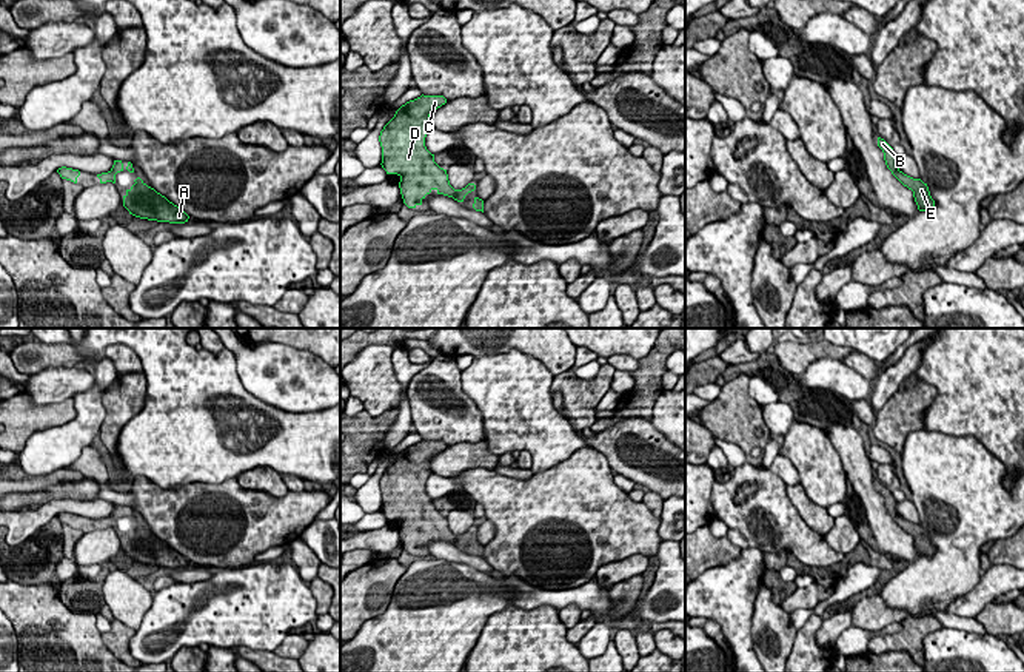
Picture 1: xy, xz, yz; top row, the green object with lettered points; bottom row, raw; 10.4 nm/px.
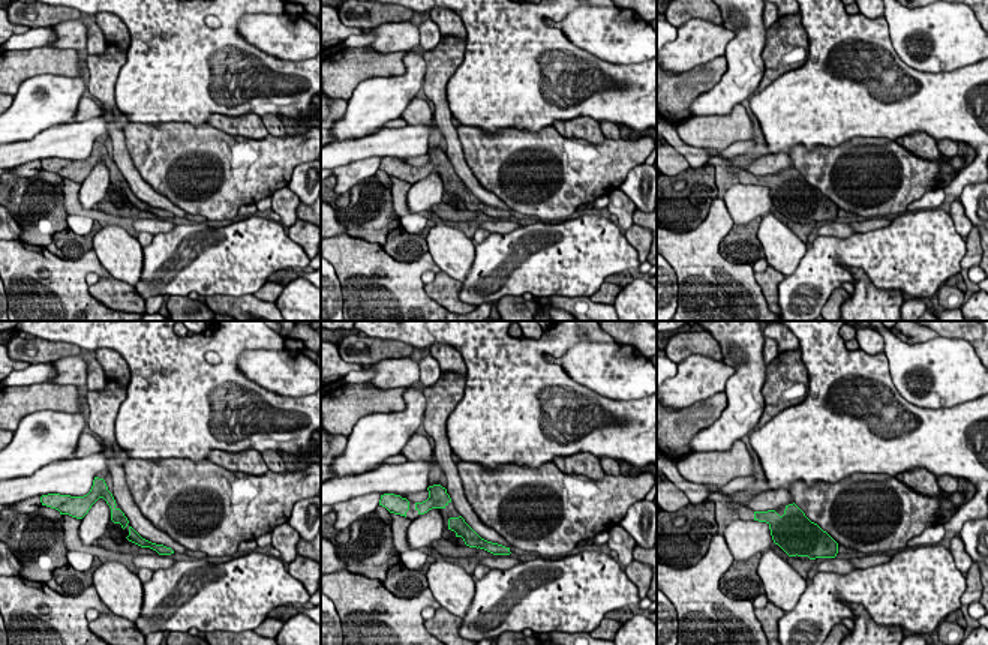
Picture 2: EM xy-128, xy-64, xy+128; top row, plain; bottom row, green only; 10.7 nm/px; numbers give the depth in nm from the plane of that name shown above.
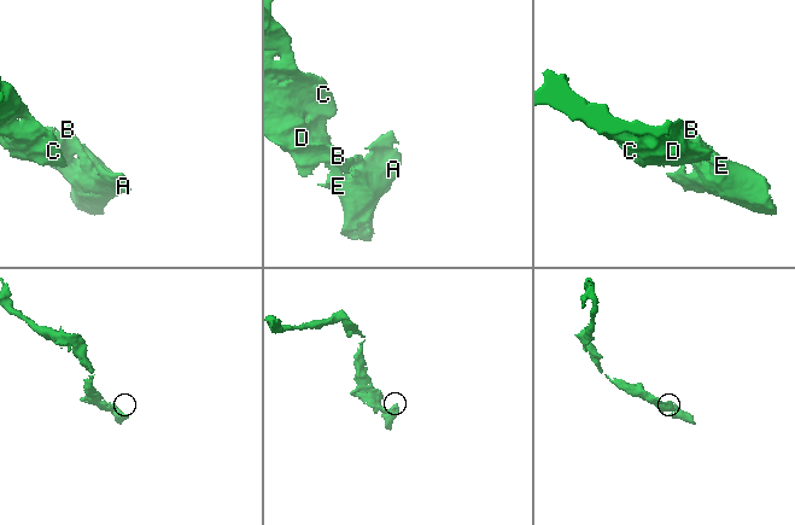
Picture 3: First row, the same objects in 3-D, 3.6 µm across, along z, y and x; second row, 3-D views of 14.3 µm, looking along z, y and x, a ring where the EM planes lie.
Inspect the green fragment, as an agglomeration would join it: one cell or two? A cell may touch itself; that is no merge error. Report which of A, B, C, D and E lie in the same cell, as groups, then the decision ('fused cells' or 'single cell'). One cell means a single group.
A B C D E; single cell

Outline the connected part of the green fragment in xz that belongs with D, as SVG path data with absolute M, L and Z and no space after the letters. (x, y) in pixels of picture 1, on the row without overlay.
M422 439L402 450L380 476L380 510L387 519L400 522L399 533L408 553L422 550L425 541L433 535L457 547L463 547L465 541L476 535L474 529L454 535L447 515L434 507L434 499L425 492L425 482L433 475L430 459L445 449L443 441Z

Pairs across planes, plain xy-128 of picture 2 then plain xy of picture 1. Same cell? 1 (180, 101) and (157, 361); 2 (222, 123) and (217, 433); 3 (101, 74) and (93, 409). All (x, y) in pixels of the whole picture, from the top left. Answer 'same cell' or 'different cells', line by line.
1: same cell
2: different cells
3: different cells

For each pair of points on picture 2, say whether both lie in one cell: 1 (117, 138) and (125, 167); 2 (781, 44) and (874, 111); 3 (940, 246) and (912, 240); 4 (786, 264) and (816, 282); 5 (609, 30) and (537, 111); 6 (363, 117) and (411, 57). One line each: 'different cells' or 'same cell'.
1: same cell
2: different cells
3: same cell
4: different cells
5: different cells
6: same cell

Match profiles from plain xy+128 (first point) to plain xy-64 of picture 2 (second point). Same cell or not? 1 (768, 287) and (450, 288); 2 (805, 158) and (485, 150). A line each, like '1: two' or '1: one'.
1: one
2: one

